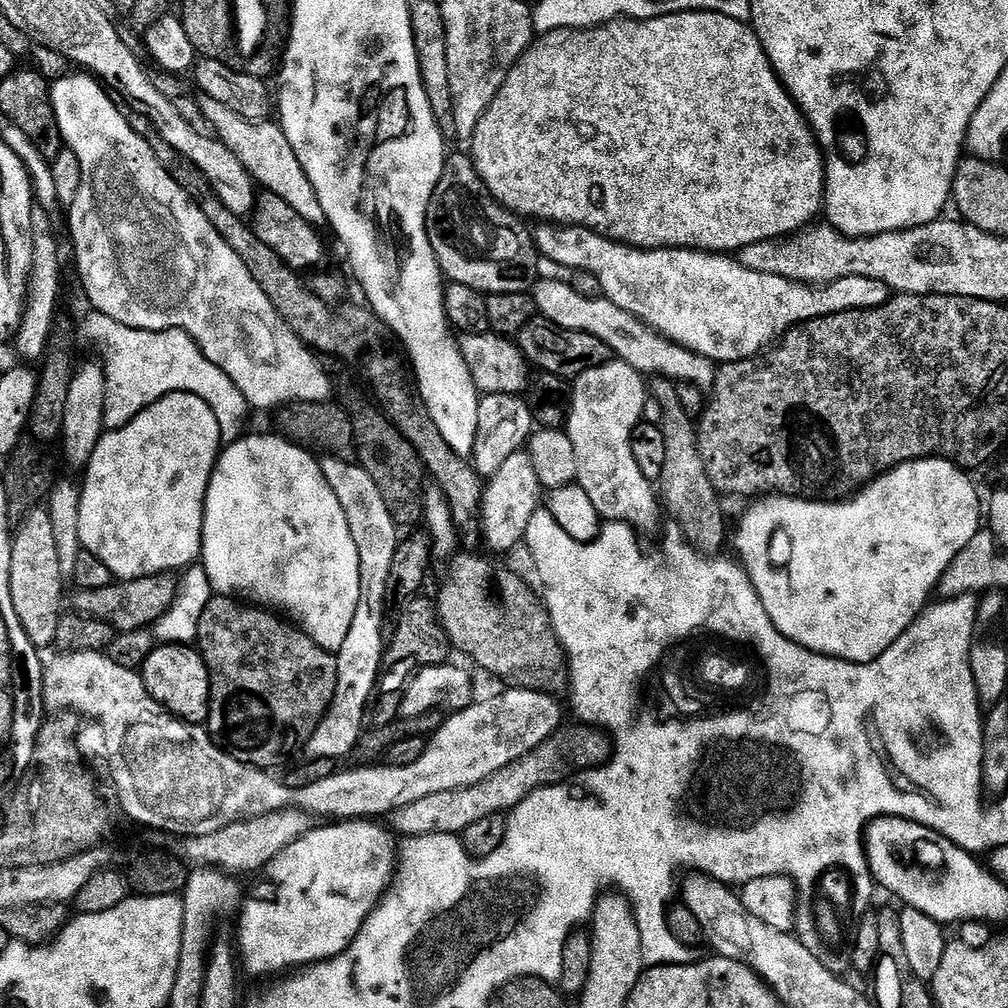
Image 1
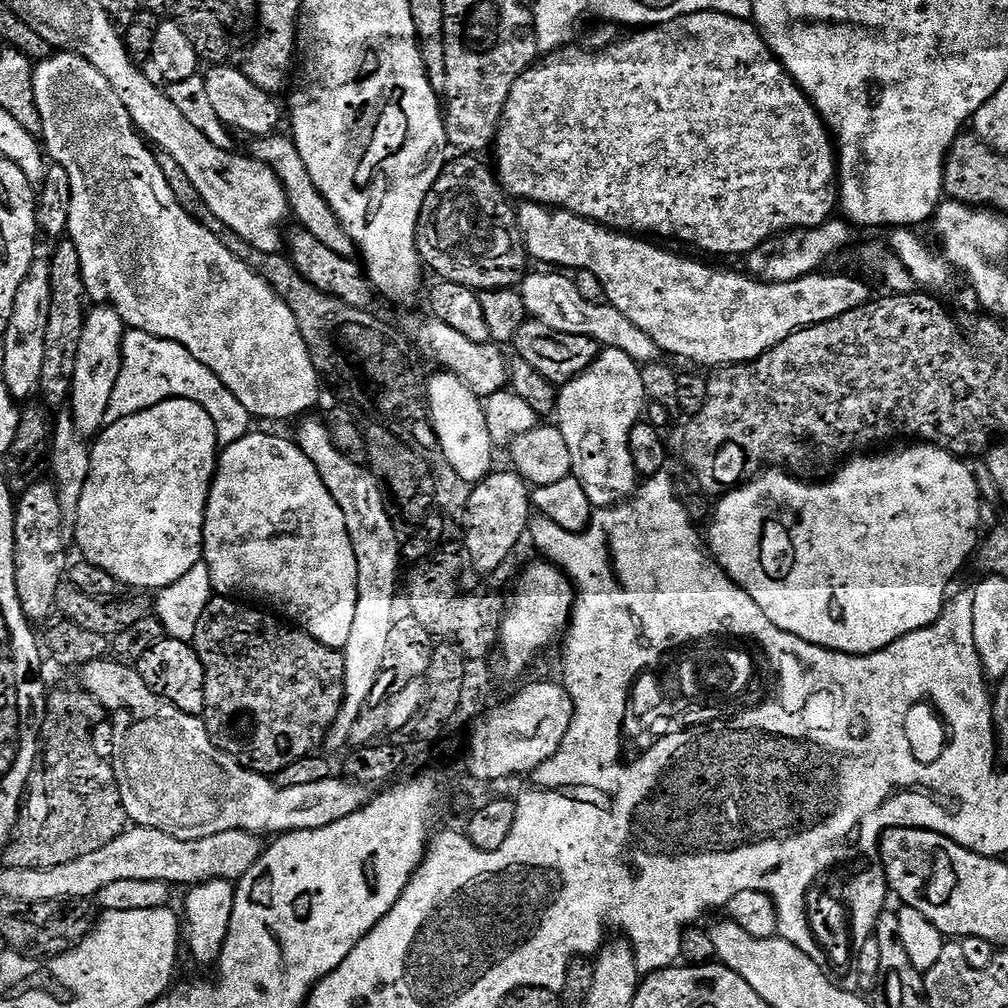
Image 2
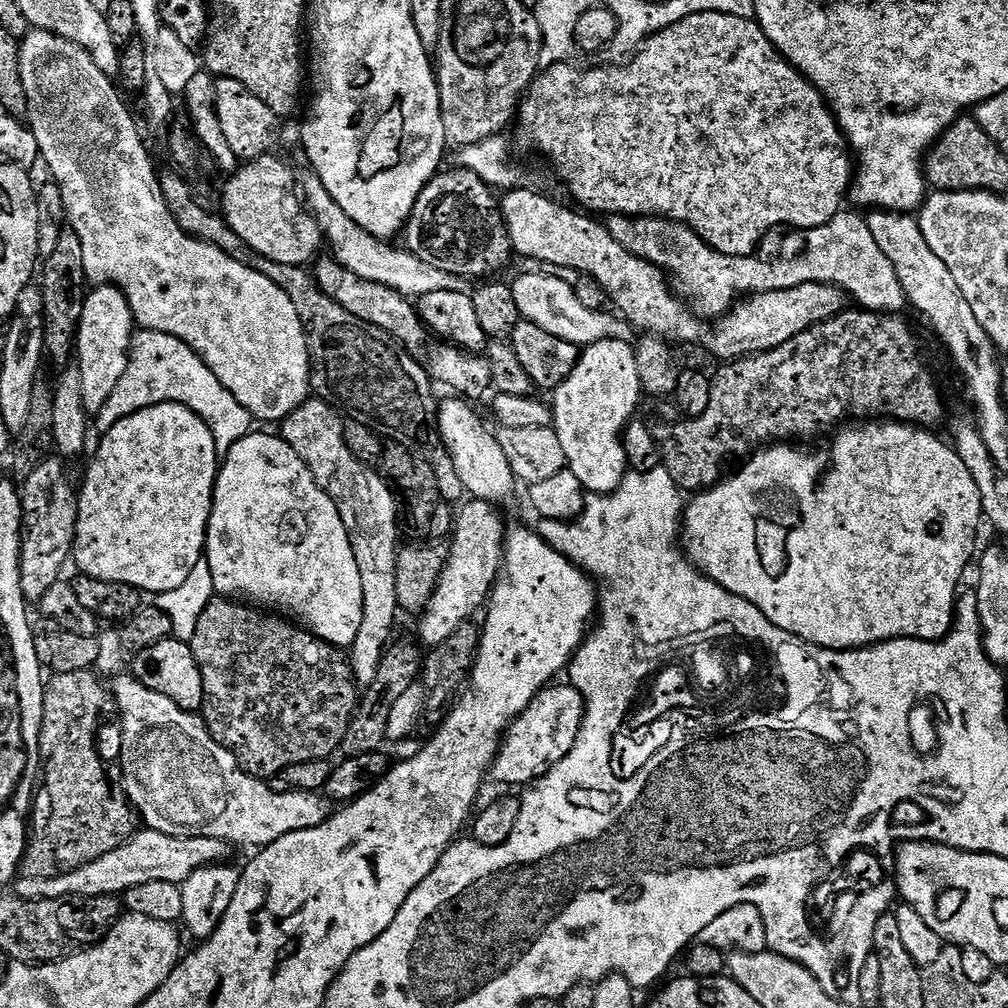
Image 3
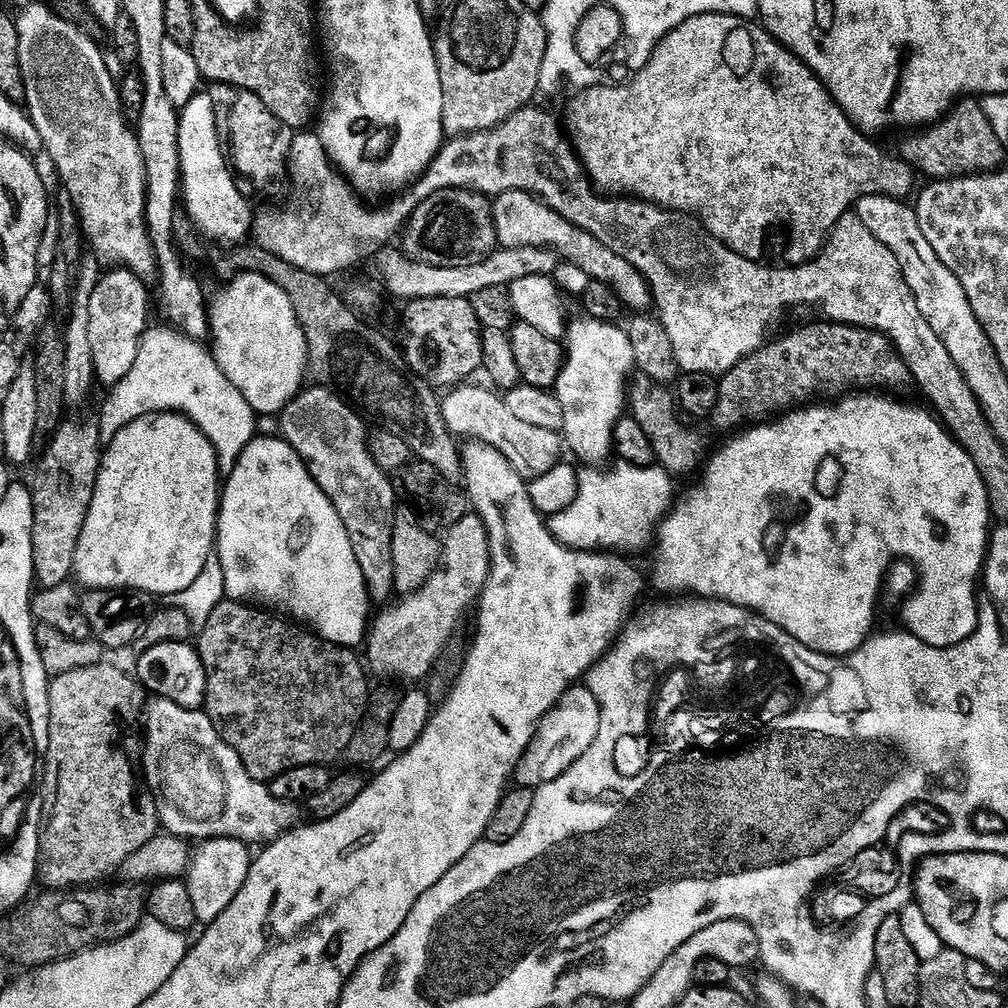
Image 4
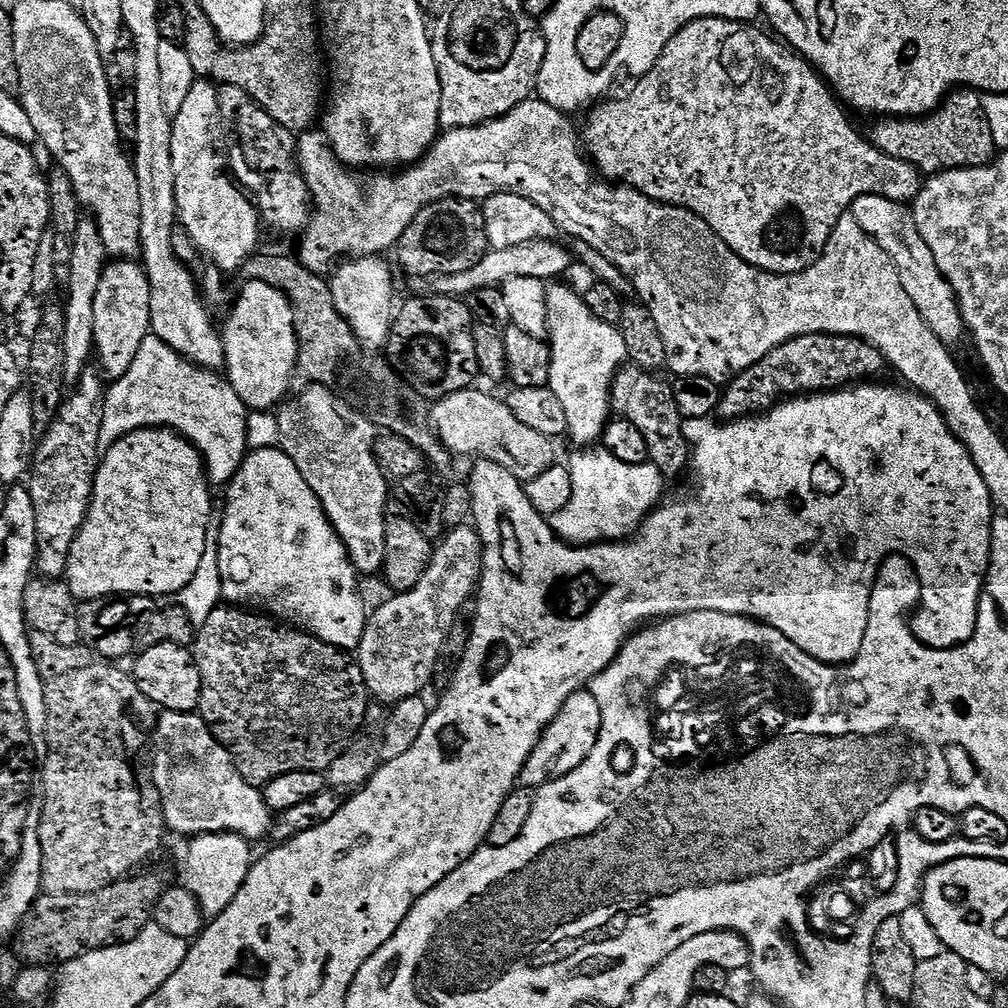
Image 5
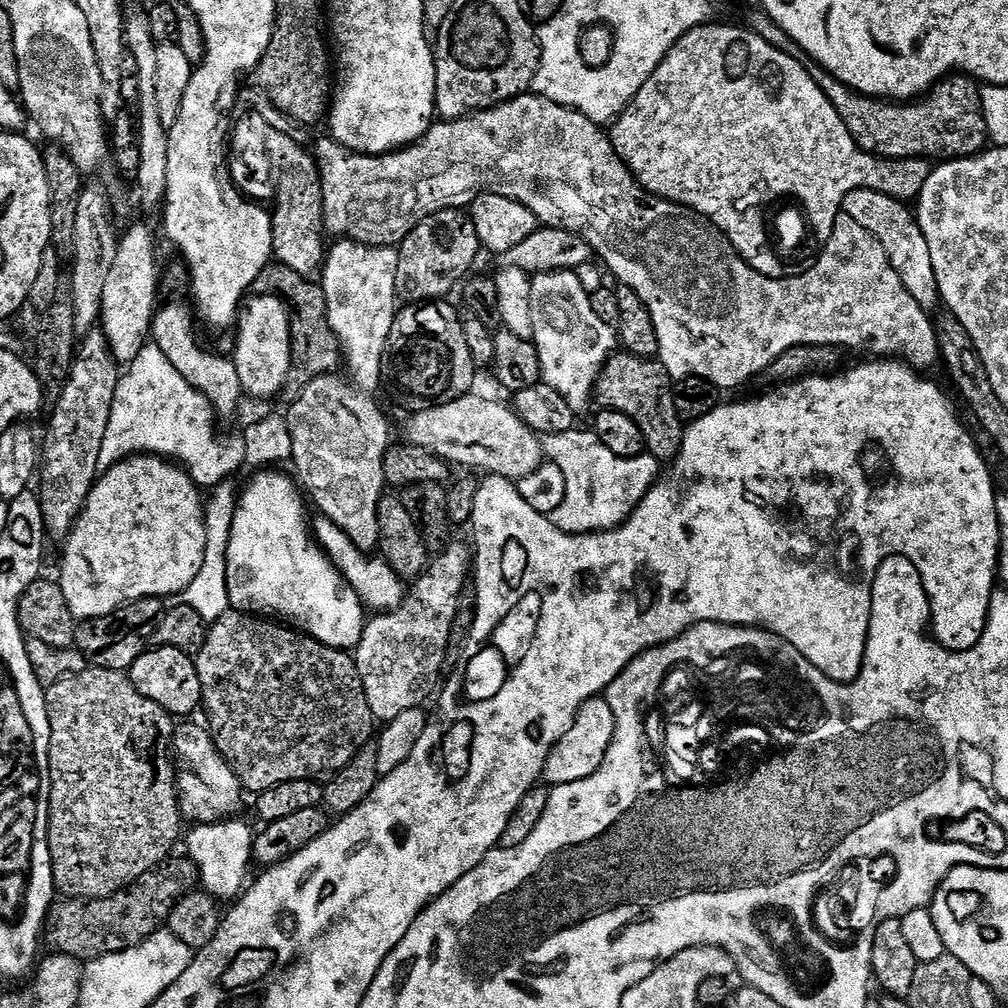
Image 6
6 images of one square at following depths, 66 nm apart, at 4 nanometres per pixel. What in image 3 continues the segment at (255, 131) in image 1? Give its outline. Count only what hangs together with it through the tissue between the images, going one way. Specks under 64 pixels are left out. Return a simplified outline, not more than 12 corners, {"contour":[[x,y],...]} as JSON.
{"contour":[[311,170],[302,196],[336,261],[409,298],[465,277],[362,230]]}

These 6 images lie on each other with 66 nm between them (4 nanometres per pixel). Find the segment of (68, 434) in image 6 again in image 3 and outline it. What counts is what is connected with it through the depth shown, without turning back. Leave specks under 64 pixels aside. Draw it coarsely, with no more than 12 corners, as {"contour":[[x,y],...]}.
{"contour":[[60,458],[23,477],[20,585],[39,602],[76,547],[78,488]]}

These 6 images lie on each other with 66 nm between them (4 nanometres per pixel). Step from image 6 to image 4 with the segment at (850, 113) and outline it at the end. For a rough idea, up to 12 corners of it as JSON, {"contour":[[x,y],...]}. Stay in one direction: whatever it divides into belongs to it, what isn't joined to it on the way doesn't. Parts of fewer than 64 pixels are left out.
{"contour":[[961,99],[898,156],[929,181],[1005,167],[983,103]]}

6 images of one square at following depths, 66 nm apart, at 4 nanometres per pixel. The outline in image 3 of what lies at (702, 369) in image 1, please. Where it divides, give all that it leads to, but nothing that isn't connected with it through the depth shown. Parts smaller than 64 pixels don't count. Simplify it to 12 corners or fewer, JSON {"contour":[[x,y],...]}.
{"contour":[[563,275],[510,284],[523,319],[581,346],[633,339],[627,320],[590,310]]}

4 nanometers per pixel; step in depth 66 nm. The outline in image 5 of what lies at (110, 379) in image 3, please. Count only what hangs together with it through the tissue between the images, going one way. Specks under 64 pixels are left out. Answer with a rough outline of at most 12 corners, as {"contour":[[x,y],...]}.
{"contour":[[139,263],[104,269],[94,294],[103,375],[130,370],[150,335],[151,286]]}

